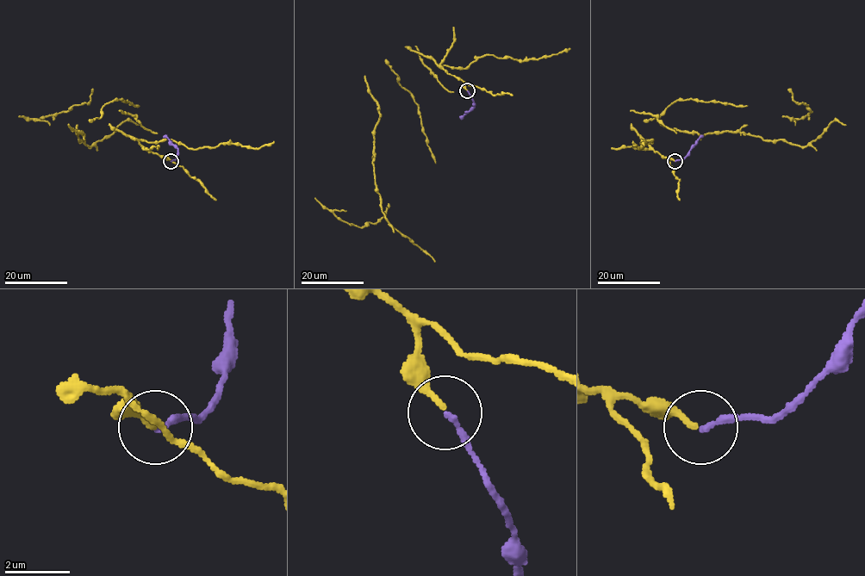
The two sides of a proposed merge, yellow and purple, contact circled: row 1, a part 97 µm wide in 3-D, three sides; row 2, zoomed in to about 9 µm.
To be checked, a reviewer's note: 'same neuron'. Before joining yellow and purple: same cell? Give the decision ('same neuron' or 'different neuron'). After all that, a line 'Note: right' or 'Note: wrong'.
same neuron
Note: right

